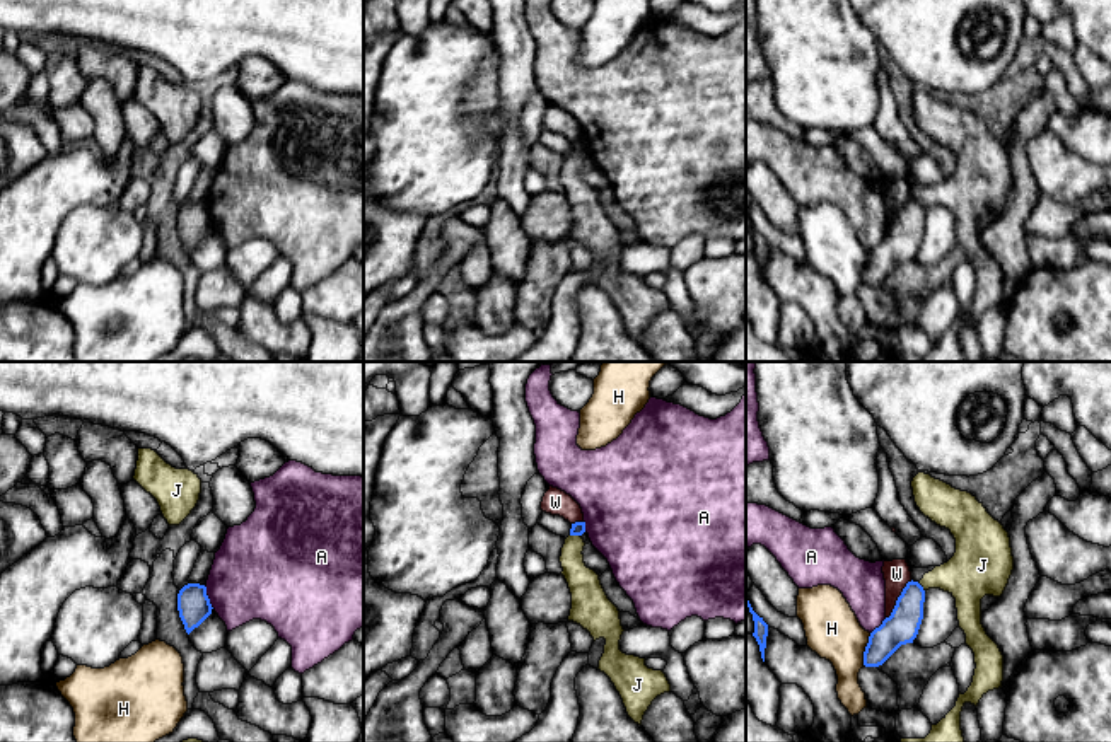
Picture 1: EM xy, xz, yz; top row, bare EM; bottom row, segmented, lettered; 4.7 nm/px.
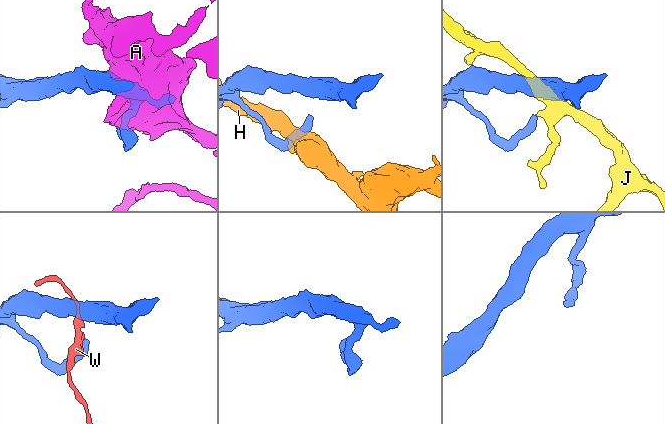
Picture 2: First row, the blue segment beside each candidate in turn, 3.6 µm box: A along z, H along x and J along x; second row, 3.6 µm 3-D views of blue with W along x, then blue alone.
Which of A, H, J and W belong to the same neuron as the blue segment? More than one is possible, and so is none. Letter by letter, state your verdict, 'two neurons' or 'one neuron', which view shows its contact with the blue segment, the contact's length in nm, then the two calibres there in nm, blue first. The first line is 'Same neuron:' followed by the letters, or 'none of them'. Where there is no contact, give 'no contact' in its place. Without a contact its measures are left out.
Same neuron: none of them
A: two neurons; meets blue in xy; contact 120 nm long; 160 nm thick on the blue side, 420 nm on the other
H: two neurons; meets blue in yz; contact 160 nm long; 160 nm thick on the blue side, 260 nm on the other
J: two neurons; meets blue in xz; contact 50 nm long; 60 nm thick on the blue side, 150 nm on the other
W: two neurons; meets blue in yz; contact 220 nm long; 160 nm thick on the blue side, 130 nm on the other

